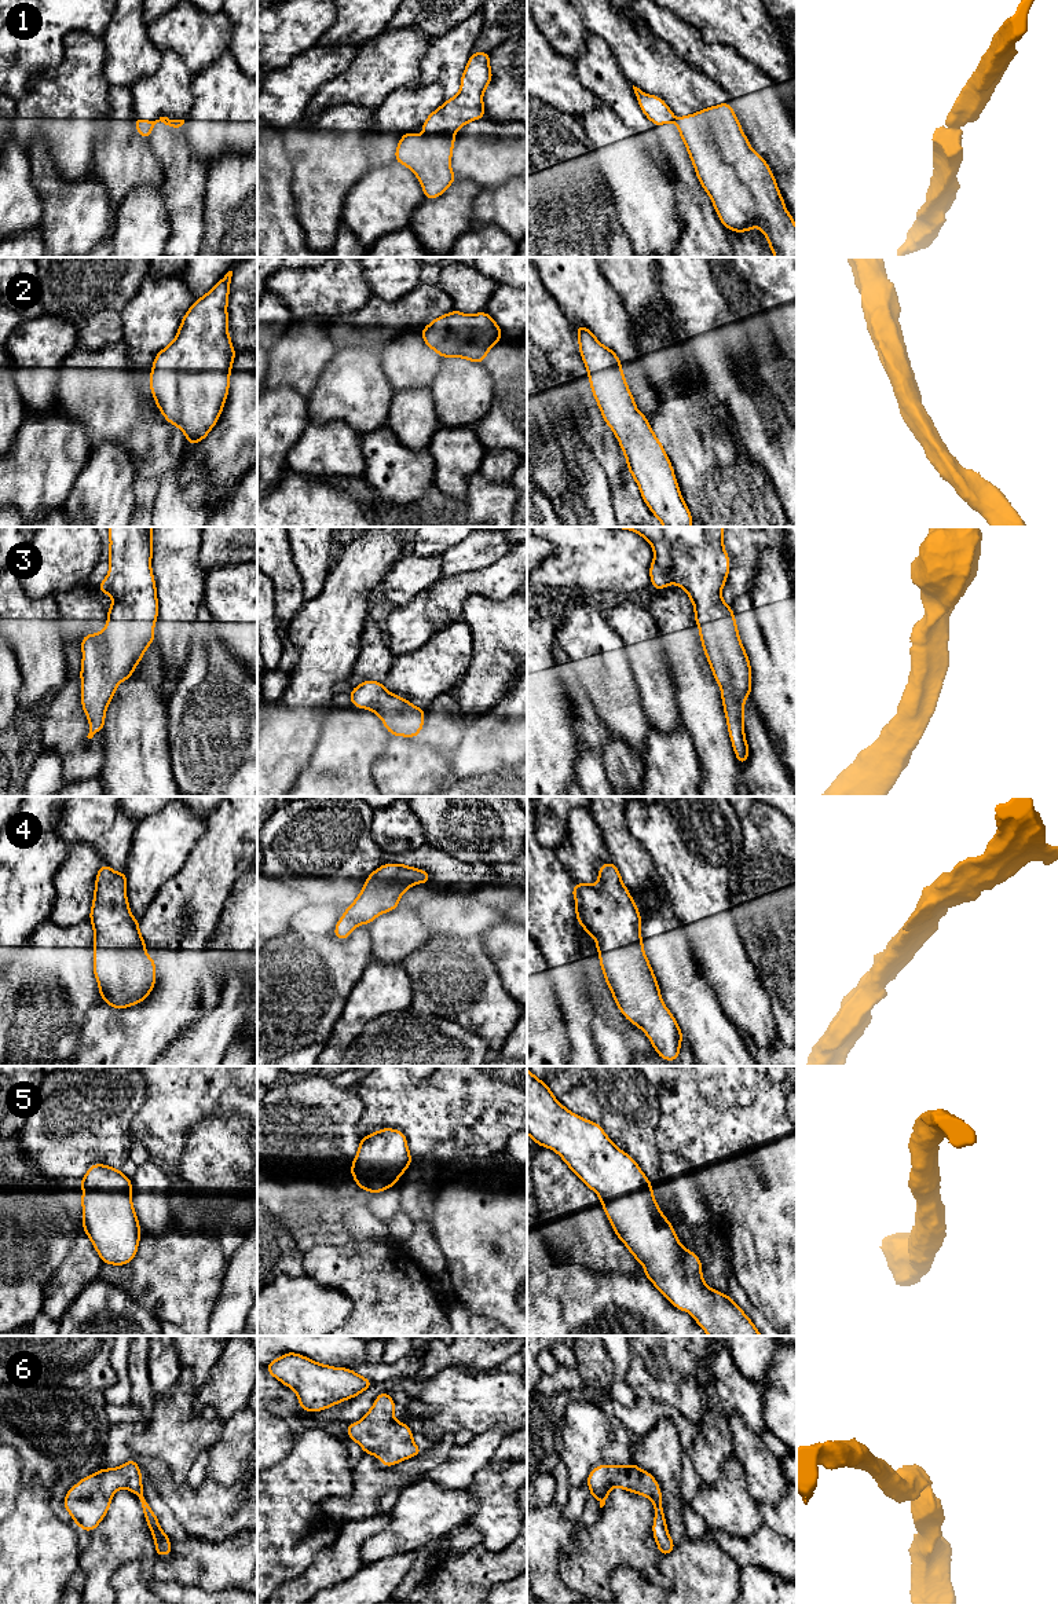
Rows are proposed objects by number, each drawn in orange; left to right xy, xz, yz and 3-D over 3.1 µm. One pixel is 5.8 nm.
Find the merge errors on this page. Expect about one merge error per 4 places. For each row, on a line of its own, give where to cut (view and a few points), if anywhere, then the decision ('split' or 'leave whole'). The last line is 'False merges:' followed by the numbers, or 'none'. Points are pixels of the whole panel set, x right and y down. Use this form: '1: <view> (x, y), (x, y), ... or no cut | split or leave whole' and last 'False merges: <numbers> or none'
1: xz (450, 132), (427, 135) | split
2: no cut | leave whole
3: no cut | leave whole
4: no cut | leave whole
5: no cut | leave whole
6: no cut | leave whole
False merges: 1

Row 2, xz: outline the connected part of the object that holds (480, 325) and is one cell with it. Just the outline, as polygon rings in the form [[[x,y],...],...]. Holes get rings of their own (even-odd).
[[[454,310],[433,319],[420,334],[442,358],[483,363],[490,348],[501,341],[502,332],[486,311],[466,315]]]

